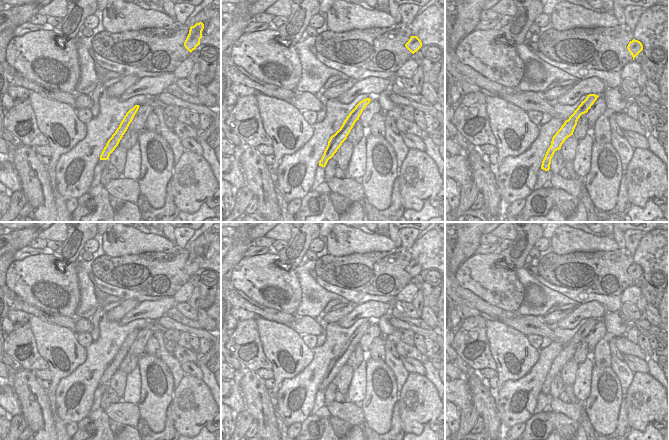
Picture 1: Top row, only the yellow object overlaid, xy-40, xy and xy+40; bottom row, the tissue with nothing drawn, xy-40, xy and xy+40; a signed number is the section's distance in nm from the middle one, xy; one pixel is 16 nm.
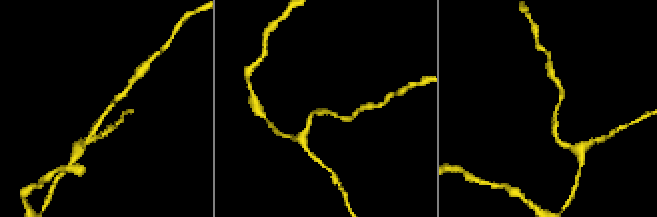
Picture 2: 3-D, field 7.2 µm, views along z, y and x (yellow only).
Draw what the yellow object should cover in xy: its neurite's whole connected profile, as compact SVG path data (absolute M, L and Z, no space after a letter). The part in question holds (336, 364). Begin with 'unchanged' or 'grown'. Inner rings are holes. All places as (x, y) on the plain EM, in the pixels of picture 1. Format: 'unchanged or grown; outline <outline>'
unchanged; outline M366 322L360 325L346 341L340 353L330 361L324 378L319 385L319 390L325 391L328 384L334 380L342 367L347 363L347 360L349 359L355 346L359 344L360 339L362 338L365 331L370 327L370 325L370 322Z

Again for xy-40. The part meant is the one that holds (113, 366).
unchanged; outline M135 329L132 333L130 333L126 339L124 340L123 344L121 345L119 351L112 359L112 361L108 364L106 370L104 371L101 379L100 384L107 384L109 383L110 378L115 374L118 370L120 364L122 363L123 359L127 355L130 347L132 346L135 338L139 333L139 329Z

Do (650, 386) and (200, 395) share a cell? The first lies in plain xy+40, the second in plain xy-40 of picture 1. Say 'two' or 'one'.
one

